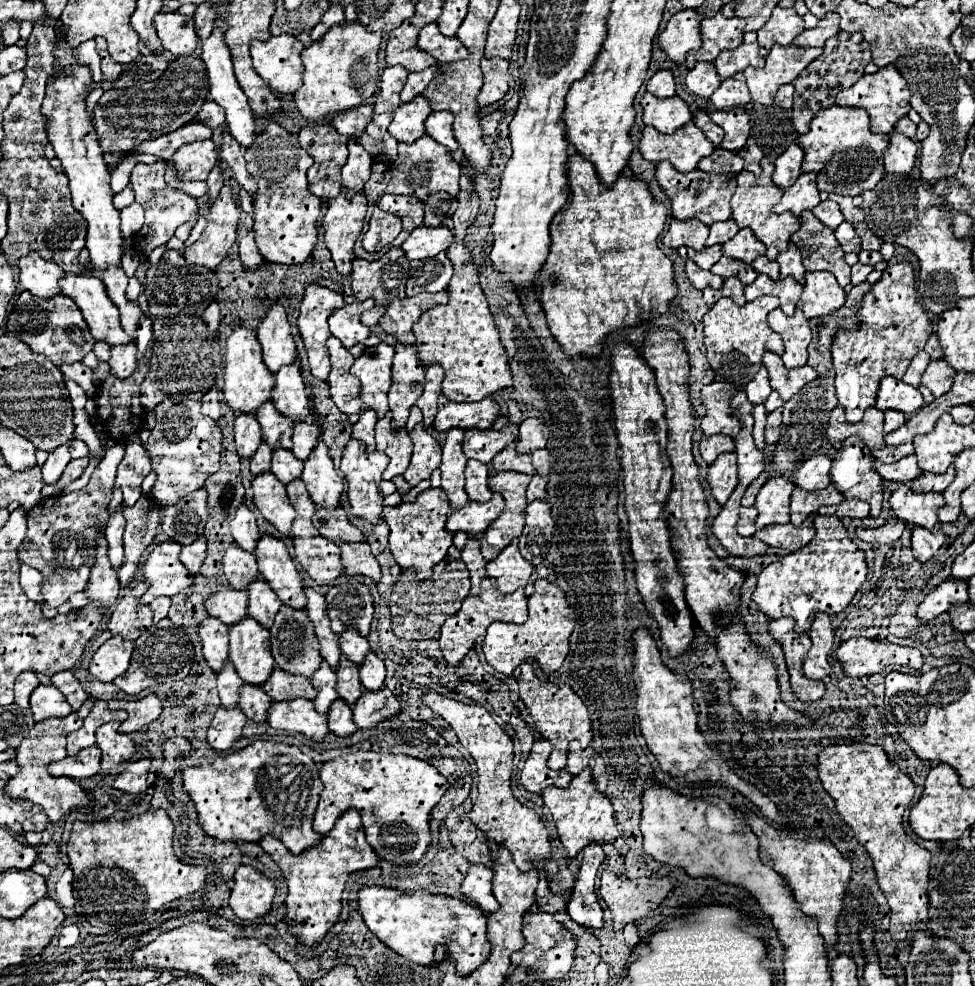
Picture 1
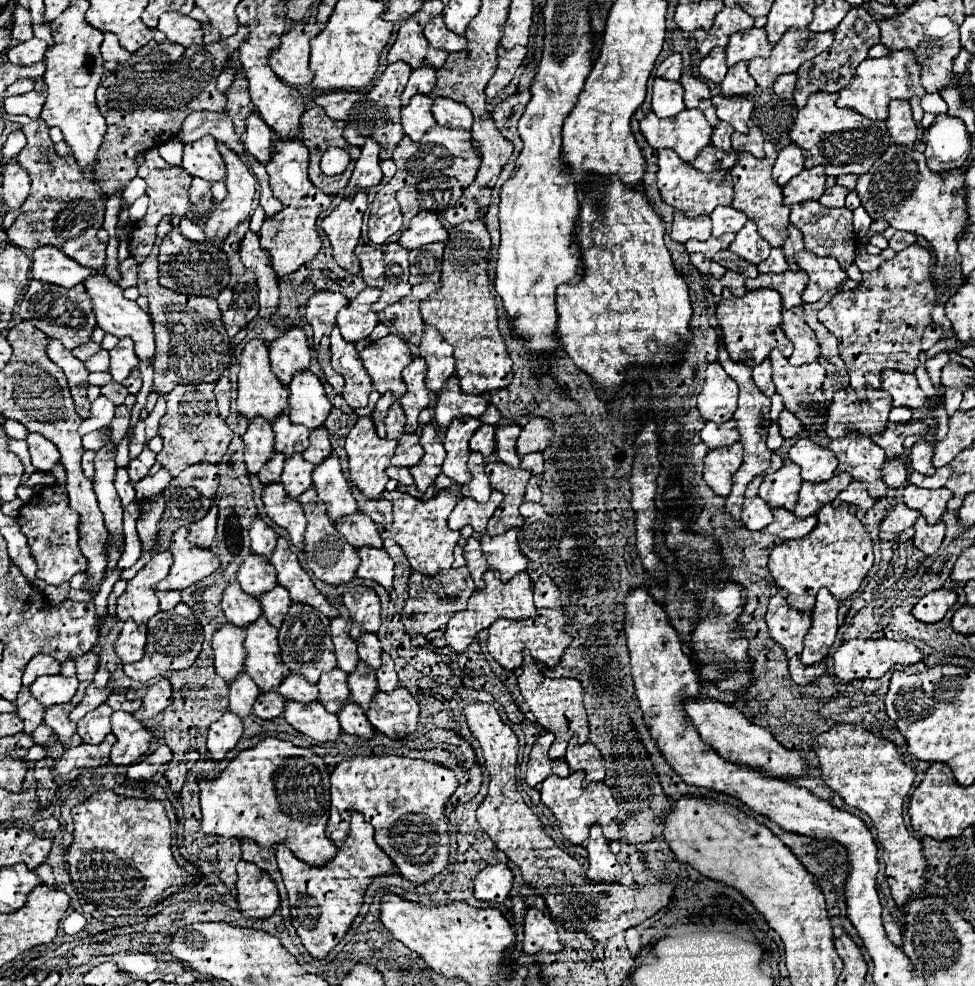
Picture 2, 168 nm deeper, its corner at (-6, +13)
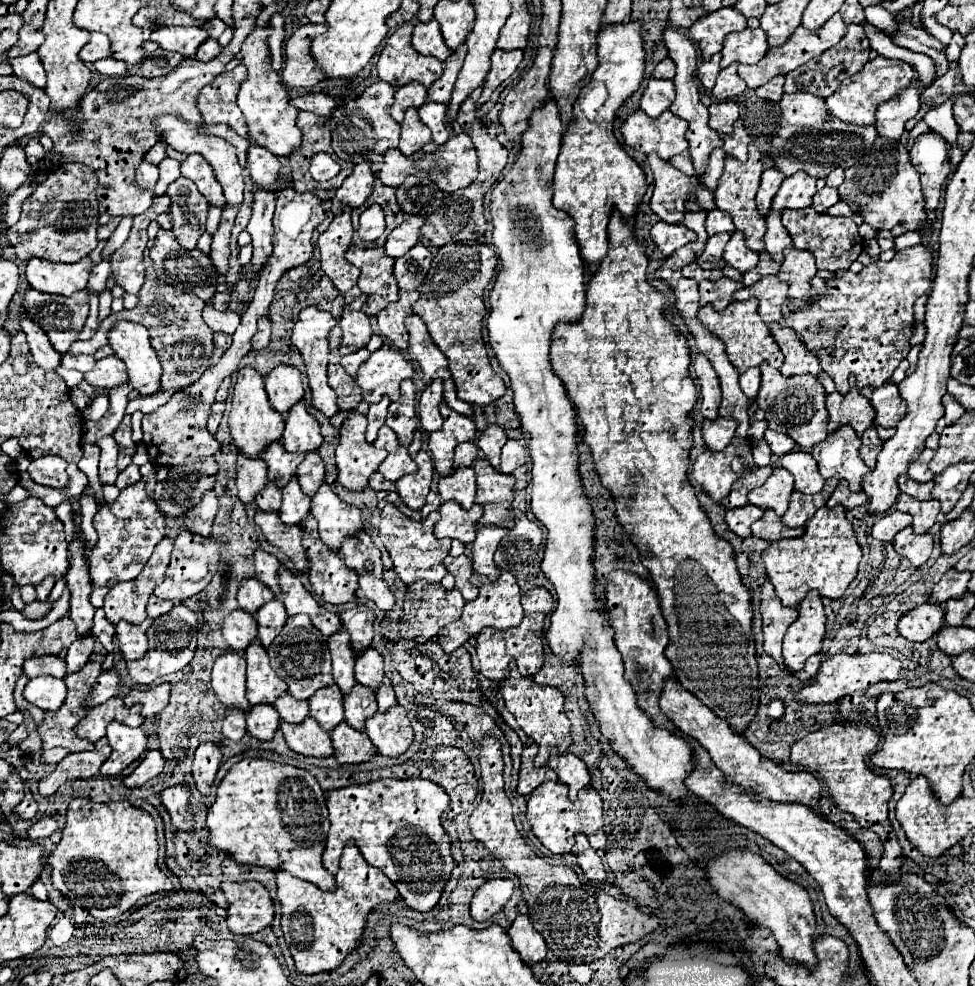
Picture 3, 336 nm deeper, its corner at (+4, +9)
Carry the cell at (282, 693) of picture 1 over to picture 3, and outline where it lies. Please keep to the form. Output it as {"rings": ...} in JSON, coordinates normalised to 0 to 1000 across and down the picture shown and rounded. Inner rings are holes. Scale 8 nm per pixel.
{"rings":[[[291,703],[281,713],[281,719],[287,723],[289,731],[295,731],[295,733],[302,733],[302,735],[310,733],[316,727],[316,711],[306,711],[295,703]]]}

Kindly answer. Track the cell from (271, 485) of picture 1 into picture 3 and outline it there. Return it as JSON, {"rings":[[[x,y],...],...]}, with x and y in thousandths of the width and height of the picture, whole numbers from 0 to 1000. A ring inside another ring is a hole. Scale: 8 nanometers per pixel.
{"rings":[[[265,518],[261,528],[269,537],[277,553],[285,555],[291,563],[295,563],[308,581],[316,581],[318,573],[310,555],[310,537],[306,532],[291,532],[285,520],[271,520],[271,518]]]}

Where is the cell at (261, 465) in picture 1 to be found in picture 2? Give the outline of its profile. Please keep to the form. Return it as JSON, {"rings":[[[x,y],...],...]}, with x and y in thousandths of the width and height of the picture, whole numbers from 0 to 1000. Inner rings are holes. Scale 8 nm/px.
{"rings":[[[281,457],[281,463],[277,463],[277,468],[273,468],[273,472],[271,472],[271,474],[267,476],[267,480],[265,480],[267,488],[269,488],[269,490],[281,490],[281,488],[287,488],[289,474],[291,474],[291,466],[293,466],[293,461]]]}

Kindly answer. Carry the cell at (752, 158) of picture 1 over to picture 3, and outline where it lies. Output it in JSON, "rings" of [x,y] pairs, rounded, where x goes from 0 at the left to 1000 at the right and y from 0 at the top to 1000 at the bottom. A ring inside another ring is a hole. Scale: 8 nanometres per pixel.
{"rings":[[[757,121],[753,127],[751,137],[741,137],[743,141],[743,153],[751,159],[755,159],[757,163],[766,163],[767,161],[767,147],[770,144],[769,137],[763,129],[760,121]]]}

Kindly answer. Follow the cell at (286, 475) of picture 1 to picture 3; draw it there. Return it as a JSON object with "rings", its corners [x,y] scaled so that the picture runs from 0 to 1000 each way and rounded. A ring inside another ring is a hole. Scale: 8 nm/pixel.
{"rings":[[[304,484],[297,486],[297,490],[289,496],[291,508],[287,516],[287,526],[293,532],[308,532],[308,528],[314,528],[318,520],[318,504],[310,500]]]}

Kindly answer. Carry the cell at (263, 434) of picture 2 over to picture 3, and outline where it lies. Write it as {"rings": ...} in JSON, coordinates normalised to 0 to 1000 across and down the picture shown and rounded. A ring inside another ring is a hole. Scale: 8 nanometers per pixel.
{"rings":[[[248,459],[244,461],[244,480],[242,480],[242,492],[244,492],[244,504],[250,512],[261,510],[263,500],[267,500],[267,496],[271,496],[271,492],[275,490],[273,486],[273,472],[269,468],[269,463],[256,466],[250,463]]]}

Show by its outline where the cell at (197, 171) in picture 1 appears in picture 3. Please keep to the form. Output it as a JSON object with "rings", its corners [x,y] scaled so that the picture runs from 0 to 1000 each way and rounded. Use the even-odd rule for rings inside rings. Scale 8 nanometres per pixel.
{"rings":[[[193,157],[193,161],[187,165],[187,177],[201,186],[203,194],[211,200],[213,208],[219,208],[219,210],[232,208],[226,186],[222,184],[217,169],[207,157]]]}

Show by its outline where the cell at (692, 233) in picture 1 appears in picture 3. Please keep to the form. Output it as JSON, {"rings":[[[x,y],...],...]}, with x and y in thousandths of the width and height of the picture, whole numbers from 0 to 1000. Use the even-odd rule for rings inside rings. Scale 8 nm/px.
{"rings":[[[675,224],[667,236],[675,255],[683,261],[689,259],[693,253],[714,244],[714,236],[706,234],[702,228],[685,228],[681,224]]]}

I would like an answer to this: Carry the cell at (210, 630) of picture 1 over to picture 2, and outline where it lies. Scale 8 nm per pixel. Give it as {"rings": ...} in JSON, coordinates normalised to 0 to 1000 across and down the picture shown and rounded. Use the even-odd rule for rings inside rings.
{"rings":[[[230,632],[219,642],[219,648],[217,648],[219,676],[222,676],[222,683],[232,693],[236,693],[250,678],[250,666],[252,666],[248,658],[250,646],[252,646],[252,640],[236,632]]]}

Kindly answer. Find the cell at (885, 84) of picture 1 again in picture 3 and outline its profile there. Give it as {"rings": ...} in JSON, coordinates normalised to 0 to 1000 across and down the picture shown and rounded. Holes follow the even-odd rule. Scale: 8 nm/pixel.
{"rings":[[[901,56],[898,60],[890,62],[886,66],[886,70],[876,76],[876,78],[870,78],[849,100],[847,100],[847,106],[849,106],[849,115],[859,119],[862,123],[868,123],[868,125],[876,125],[876,127],[896,127],[896,115],[898,115],[898,109],[905,106],[907,102],[911,102],[913,98],[917,98],[919,94],[923,94],[925,90],[929,90],[937,80],[937,68],[927,64],[927,62],[917,62],[917,60],[911,60],[911,58],[905,58]]]}

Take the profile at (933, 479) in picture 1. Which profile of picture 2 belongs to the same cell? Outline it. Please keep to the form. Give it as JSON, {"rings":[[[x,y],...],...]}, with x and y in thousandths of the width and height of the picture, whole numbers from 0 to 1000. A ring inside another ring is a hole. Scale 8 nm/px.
{"rings":[[[972,474],[960,476],[958,482],[946,482],[946,480],[935,478],[933,480],[933,490],[942,492],[942,494],[950,494],[950,496],[962,496],[962,494],[968,494],[968,490],[972,488],[972,484],[974,484]]]}

